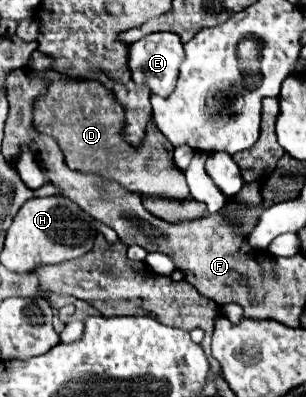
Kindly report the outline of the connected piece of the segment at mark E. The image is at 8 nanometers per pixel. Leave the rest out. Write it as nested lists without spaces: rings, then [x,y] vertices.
[[[156,32],[148,34],[142,40],[134,42],[130,46],[130,70],[132,70],[132,80],[138,84],[148,84],[152,94],[168,96],[172,94],[172,88],[176,86],[178,80],[178,70],[184,60],[184,48],[182,42],[176,34],[172,32]]]

